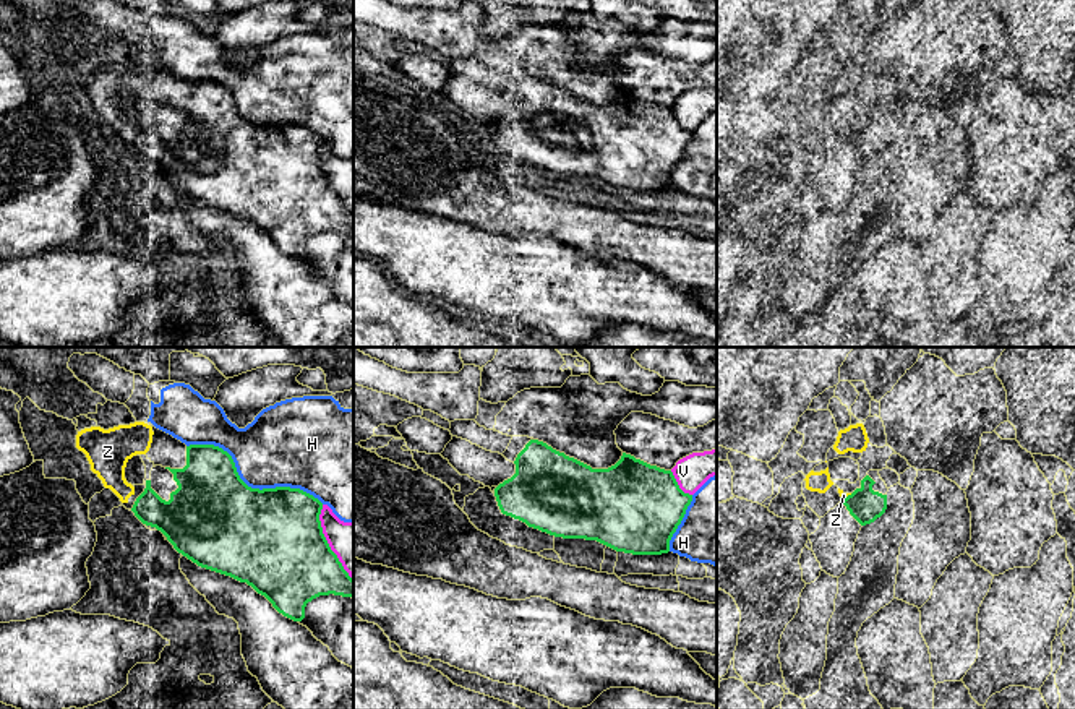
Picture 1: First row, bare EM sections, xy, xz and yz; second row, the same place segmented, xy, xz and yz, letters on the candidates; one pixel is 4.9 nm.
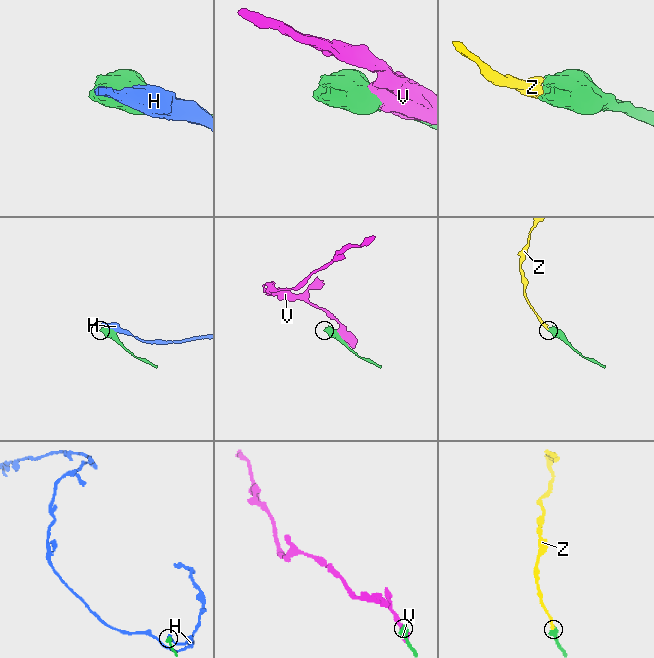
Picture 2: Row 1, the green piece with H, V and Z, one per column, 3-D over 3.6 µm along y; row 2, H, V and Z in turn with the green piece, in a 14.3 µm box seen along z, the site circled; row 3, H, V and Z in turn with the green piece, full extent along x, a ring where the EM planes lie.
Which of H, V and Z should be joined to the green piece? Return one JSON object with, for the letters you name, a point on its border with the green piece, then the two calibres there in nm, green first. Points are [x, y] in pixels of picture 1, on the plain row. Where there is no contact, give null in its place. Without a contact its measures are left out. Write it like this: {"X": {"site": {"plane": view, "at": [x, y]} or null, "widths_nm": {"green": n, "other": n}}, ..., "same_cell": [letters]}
{"Z": {"site": {"plane": "yz", "at": [848, 132]}, "widths_nm": {"green": 170, "other": 30}}, "same_cell": ["Z"]}

